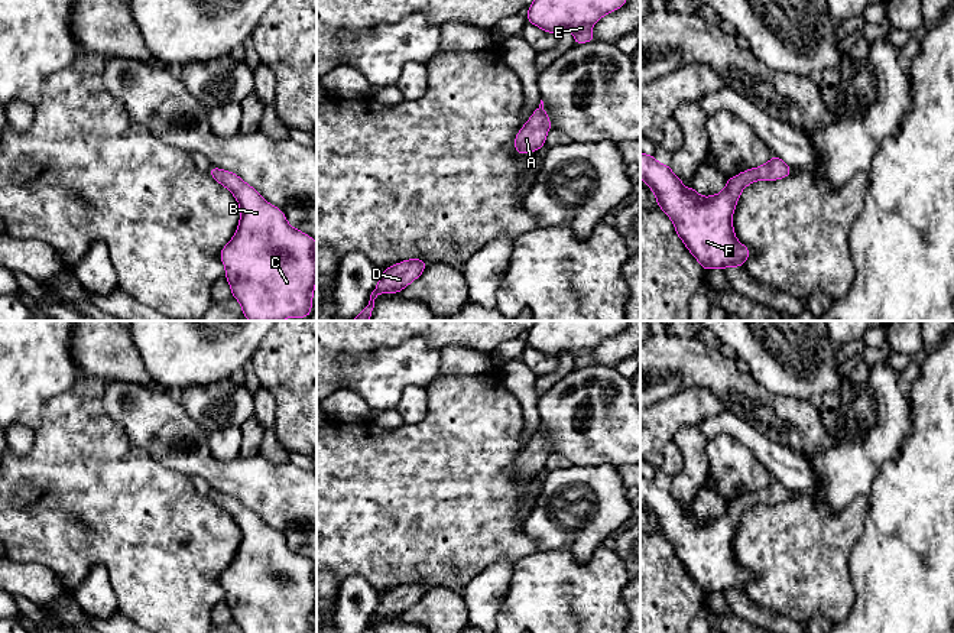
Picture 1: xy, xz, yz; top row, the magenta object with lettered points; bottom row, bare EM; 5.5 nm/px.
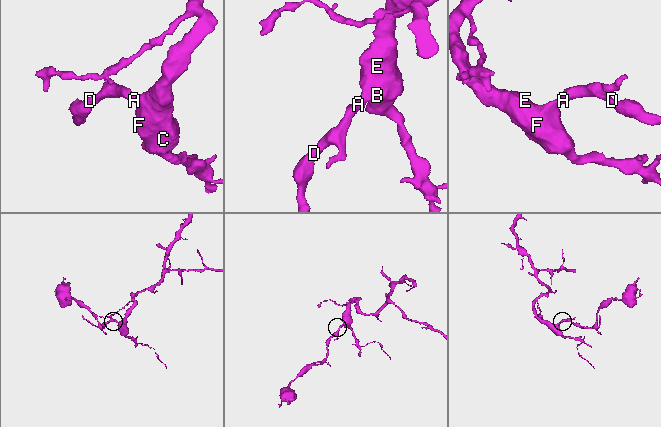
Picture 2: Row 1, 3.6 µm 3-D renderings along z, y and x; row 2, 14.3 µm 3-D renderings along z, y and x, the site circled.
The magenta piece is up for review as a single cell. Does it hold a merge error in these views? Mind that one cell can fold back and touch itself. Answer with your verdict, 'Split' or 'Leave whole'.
Leave whole

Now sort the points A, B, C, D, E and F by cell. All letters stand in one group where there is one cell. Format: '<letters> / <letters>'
A B C D E F

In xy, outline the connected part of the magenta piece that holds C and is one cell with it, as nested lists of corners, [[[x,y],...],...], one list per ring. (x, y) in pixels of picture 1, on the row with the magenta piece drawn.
[[[211,166],[208,171],[218,184],[227,188],[240,205],[240,221],[233,238],[221,249],[220,259],[225,279],[249,321],[282,321],[308,318],[317,282],[317,243],[293,228],[285,212],[269,204],[238,175]]]

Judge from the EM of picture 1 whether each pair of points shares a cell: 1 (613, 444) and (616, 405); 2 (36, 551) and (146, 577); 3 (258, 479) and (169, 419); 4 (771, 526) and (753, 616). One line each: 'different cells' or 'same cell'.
1: same cell
2: same cell
3: same cell
4: different cells

